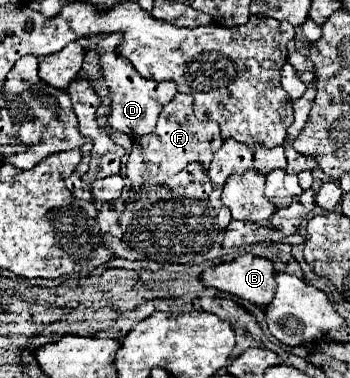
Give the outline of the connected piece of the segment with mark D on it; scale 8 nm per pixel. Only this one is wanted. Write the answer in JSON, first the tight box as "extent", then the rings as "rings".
{"extent":[91,37,177,135],"rings":[[[105,37],[97,45],[91,45],[91,51],[99,51],[99,63],[101,63],[101,79],[105,81],[109,89],[111,99],[111,113],[107,115],[107,125],[115,131],[123,131],[127,135],[147,135],[151,129],[155,129],[155,121],[161,113],[161,109],[173,99],[177,93],[177,87],[173,81],[153,81],[141,77],[129,61],[123,61],[121,57],[115,57],[115,45],[119,43],[119,37]]]}

